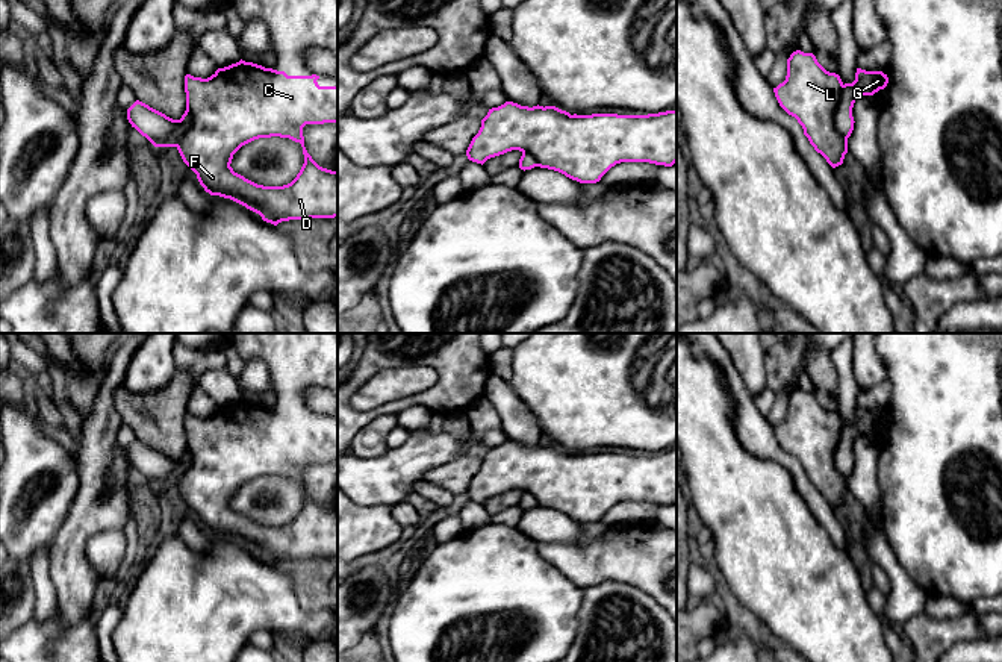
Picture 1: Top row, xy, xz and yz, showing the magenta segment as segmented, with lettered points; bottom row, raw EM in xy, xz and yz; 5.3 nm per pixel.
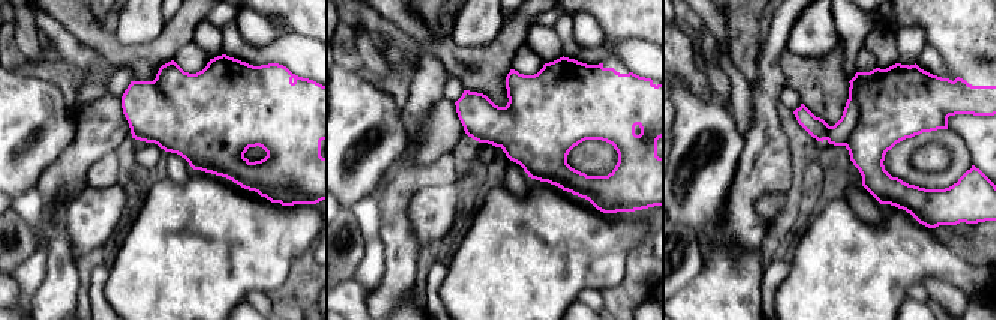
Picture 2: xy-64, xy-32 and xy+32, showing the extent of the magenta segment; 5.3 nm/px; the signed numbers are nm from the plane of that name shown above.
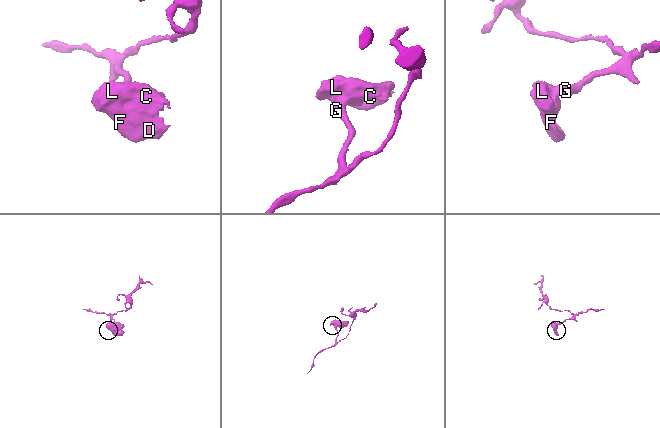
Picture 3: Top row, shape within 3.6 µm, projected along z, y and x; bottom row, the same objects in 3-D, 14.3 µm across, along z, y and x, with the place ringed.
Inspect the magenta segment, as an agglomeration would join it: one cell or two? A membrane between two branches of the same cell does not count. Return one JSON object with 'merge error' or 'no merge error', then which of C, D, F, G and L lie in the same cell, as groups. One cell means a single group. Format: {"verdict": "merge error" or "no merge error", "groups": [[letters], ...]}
{"verdict": "merge error", "groups": [["C", "D", "F", "L"], ["G"]]}

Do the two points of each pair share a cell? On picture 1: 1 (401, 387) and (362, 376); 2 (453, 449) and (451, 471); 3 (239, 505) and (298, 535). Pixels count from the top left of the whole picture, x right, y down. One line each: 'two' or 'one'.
1: two
2: two
3: one

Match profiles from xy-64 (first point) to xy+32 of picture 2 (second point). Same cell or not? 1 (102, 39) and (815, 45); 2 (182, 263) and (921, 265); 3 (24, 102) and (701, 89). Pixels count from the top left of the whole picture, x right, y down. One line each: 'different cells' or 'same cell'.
1: different cells
2: same cell
3: different cells

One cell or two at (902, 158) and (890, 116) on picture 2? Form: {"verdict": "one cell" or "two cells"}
{"verdict": "one cell"}

